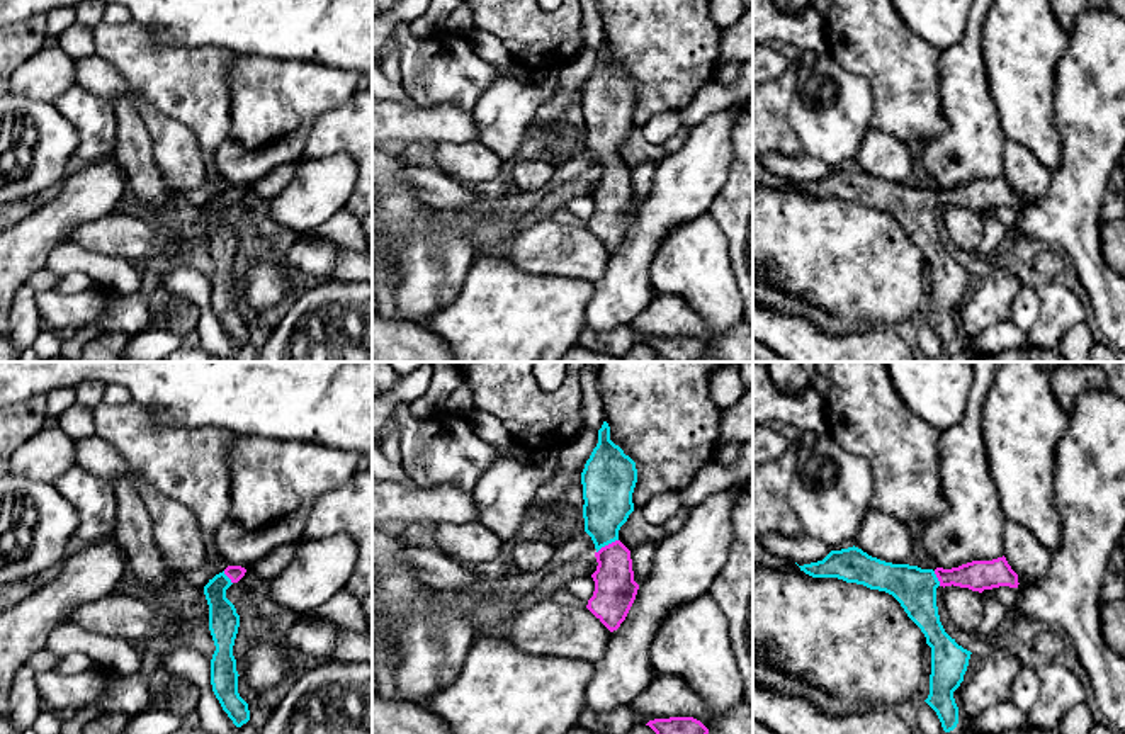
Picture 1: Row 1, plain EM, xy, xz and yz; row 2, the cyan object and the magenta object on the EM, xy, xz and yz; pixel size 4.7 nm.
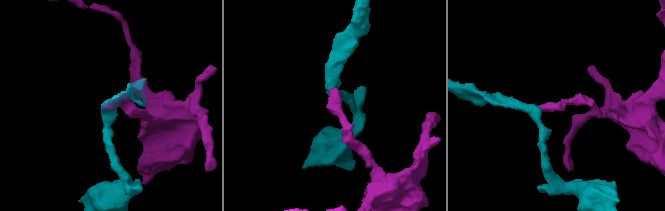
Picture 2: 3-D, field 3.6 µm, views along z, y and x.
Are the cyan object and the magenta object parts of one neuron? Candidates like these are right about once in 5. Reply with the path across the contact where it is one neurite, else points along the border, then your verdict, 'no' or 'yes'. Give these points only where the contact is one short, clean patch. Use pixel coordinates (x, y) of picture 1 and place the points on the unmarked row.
runs through xz (607, 111), (607, 163), (614, 177), (616, 209); yes

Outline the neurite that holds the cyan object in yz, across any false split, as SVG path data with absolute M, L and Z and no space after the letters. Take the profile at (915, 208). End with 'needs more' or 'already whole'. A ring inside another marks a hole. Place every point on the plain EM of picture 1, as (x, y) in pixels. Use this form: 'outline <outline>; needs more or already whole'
outline M853 165L831 170L823 180L799 187L812 197L838 197L885 211L901 223L931 267L930 314L924 321L936 331L943 350L953 350L958 343L953 311L964 301L972 272L945 251L936 226L936 207L953 204L979 212L999 206L1018 207L1018 194L1006 177L972 180L958 187L936 187L933 190L885 182Z; needs more

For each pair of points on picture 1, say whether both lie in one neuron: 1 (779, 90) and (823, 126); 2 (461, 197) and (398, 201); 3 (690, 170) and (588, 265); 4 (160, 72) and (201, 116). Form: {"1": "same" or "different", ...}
{"1": "different", "2": "different", "3": "different", "4": "same"}

